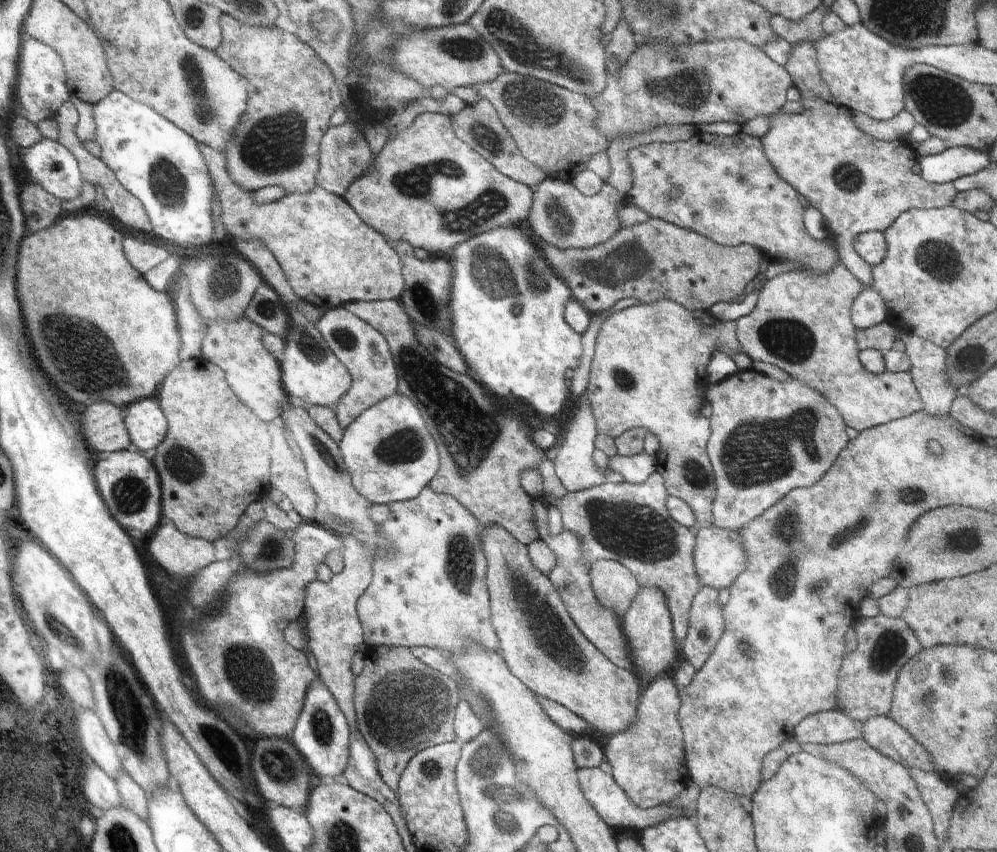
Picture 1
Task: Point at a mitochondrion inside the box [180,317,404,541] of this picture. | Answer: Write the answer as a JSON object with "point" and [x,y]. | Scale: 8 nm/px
{"point":[319,446]}

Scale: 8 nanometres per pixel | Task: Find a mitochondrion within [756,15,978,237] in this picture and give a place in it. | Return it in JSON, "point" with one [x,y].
{"point":[946,105]}

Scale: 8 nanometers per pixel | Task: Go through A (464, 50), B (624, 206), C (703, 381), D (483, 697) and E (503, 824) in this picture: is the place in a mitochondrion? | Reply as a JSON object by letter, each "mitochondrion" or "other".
{"A":"mitochondrion","B":"other","C":"other","D":"mitochondrion","E":"mitochondrion"}

